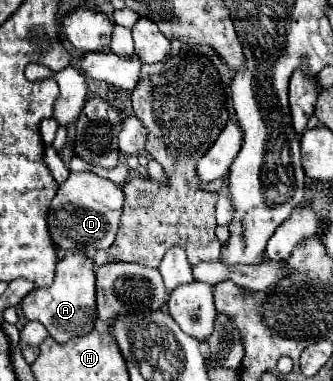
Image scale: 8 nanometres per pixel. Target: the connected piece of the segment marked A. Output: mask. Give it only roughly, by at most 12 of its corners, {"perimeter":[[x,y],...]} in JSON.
{"perimeter":[[66,253],[50,287],[22,299],[64,345],[96,323],[94,263]]}

